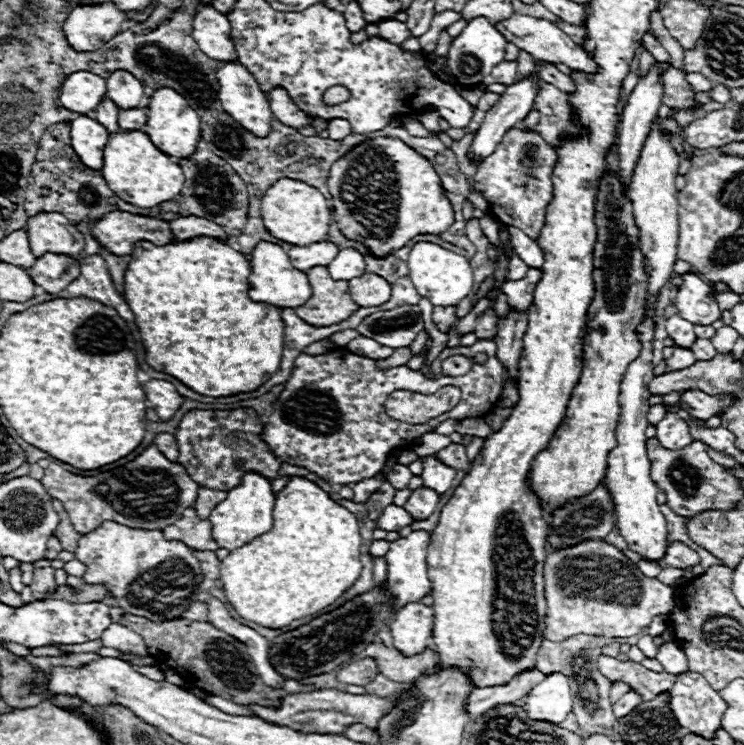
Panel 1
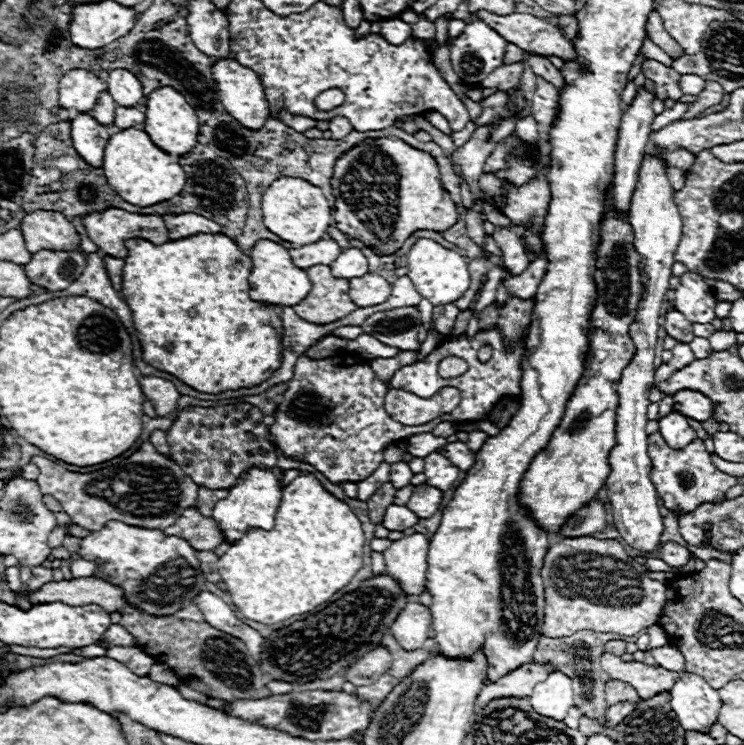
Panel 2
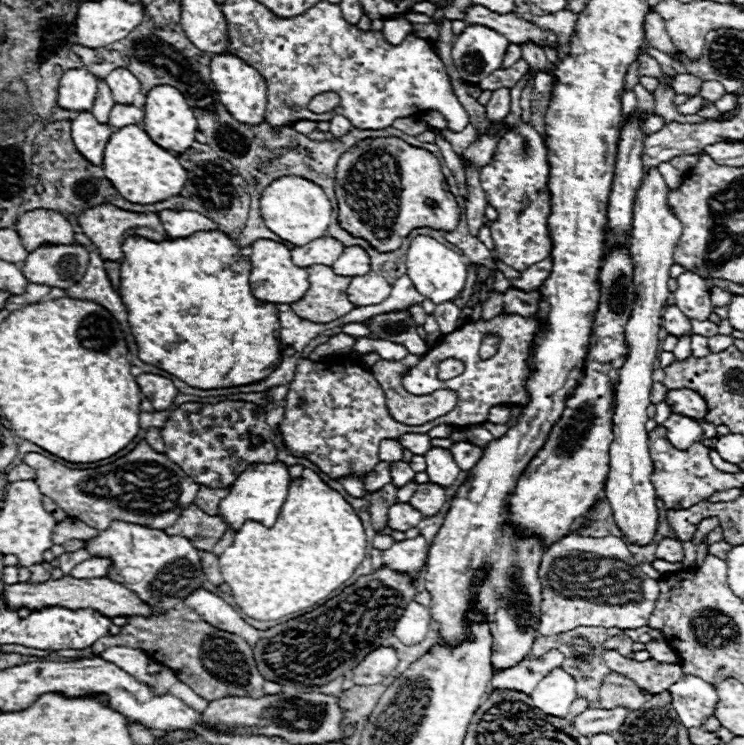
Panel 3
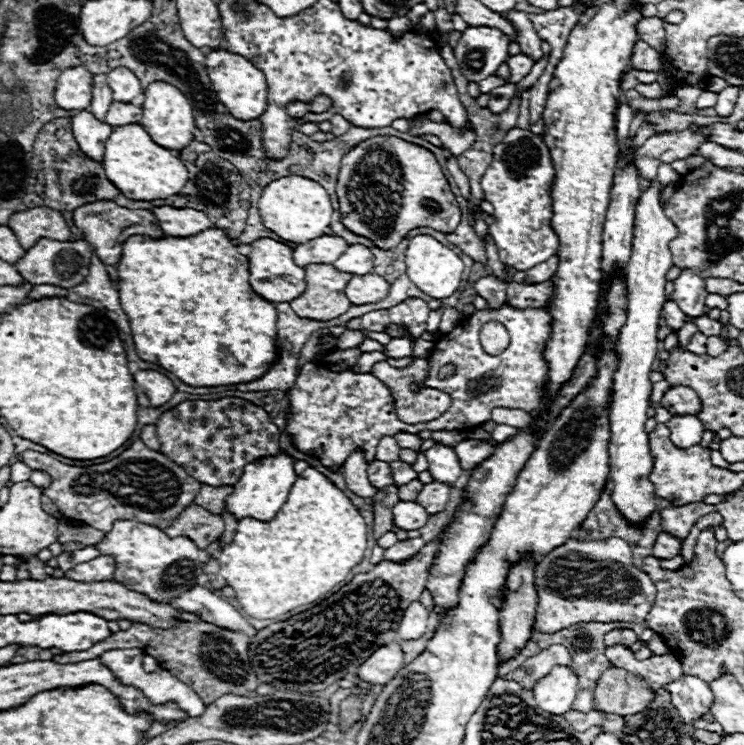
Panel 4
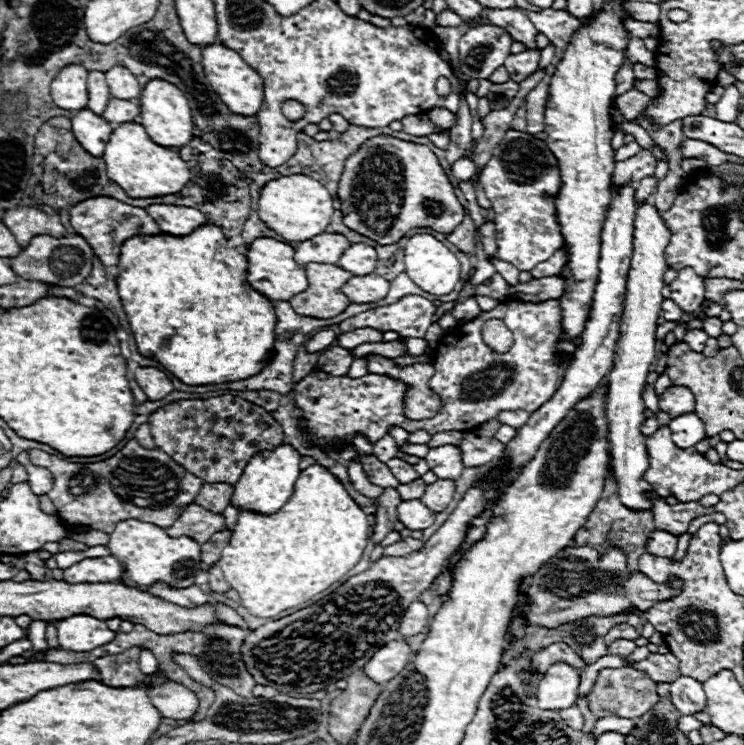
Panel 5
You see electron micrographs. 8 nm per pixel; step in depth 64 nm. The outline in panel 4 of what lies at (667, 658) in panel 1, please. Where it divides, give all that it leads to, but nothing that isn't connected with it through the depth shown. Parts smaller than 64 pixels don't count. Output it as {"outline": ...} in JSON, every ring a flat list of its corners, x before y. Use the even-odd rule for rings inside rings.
{"outline":[[654,634,654,638,652,638,652,640,648,640,648,642,646,642,646,646,648,646,648,650,650,650,654,656,670,654,670,648,666,646,666,642,664,642,658,634]]}

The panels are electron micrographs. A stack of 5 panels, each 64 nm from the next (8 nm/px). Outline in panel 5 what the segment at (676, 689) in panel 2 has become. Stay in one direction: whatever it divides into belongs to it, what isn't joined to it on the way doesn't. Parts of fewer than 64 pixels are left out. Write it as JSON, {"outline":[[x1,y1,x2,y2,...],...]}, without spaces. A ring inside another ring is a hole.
{"outline":[[680,676,670,684,670,696,676,706,676,710,682,716,694,716,706,708,706,692,702,682,690,678,690,676]]}

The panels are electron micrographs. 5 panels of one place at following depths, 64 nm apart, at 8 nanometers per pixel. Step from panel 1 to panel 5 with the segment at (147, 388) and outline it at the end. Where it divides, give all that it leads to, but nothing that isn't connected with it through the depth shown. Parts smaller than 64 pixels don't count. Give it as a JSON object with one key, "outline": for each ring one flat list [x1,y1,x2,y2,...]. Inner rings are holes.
{"outline":[[152,366,136,368,134,380,144,390,144,394,148,396,148,400,154,400,154,402,166,398,174,390,170,378,164,372,160,372,158,368,152,368]]}

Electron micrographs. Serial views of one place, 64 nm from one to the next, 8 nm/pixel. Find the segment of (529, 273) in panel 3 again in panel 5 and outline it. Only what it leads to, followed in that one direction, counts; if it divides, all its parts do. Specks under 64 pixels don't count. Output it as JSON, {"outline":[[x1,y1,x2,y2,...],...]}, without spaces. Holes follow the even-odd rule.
{"outline":[[562,248,562,250,558,250,558,254,554,254,552,258,548,258,546,262,540,262,538,266,534,266,534,270,530,270,530,274,532,274,532,278,558,276,564,264,566,264,566,252]]}

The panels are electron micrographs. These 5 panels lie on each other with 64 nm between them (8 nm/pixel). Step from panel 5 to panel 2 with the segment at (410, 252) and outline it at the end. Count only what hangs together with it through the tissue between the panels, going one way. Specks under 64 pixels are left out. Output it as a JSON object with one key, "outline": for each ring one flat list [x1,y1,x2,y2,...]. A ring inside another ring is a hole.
{"outline":[[420,238,408,252,408,276,414,282,414,288,428,298,434,306,446,306,464,296,470,288,470,272,464,256,440,246,434,240]]}

